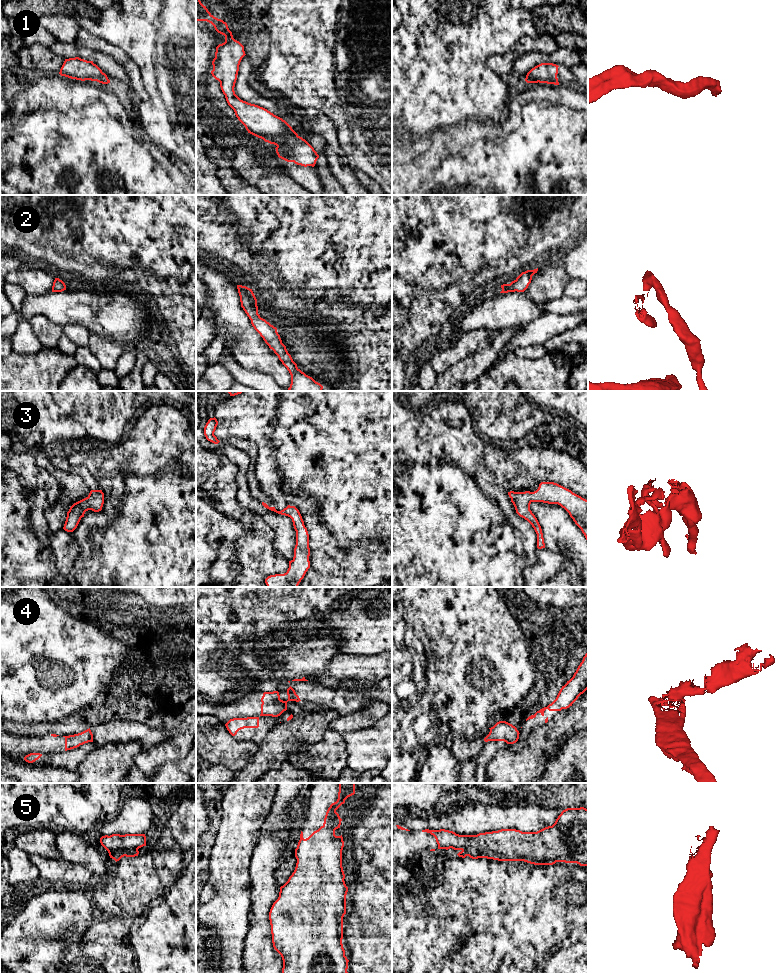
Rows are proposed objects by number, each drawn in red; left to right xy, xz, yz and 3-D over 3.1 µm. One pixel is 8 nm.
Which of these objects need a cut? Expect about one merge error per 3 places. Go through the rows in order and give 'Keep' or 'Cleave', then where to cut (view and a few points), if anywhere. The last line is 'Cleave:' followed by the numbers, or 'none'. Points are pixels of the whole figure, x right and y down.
1: Keep. No split
2: Keep. No split
3: Keep. No split
4: Cleave. Split along xy (92, 738), (89, 741)
5: Keep. No split
Cleave: 4

